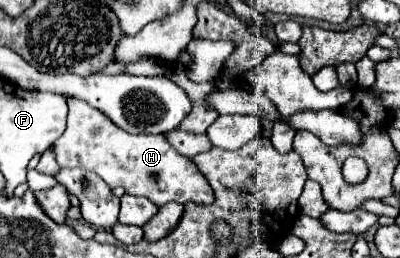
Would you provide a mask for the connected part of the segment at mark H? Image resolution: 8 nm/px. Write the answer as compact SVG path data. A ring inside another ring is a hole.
M67 99L69 103L69 127L55 141L53 149L59 167L79 167L97 173L111 189L123 187L125 193L147 197L155 205L169 201L185 205L187 201L211 203L213 189L209 181L199 173L189 157L179 155L165 139L165 135L131 135L117 125L111 125L103 113L91 109L85 101Z

